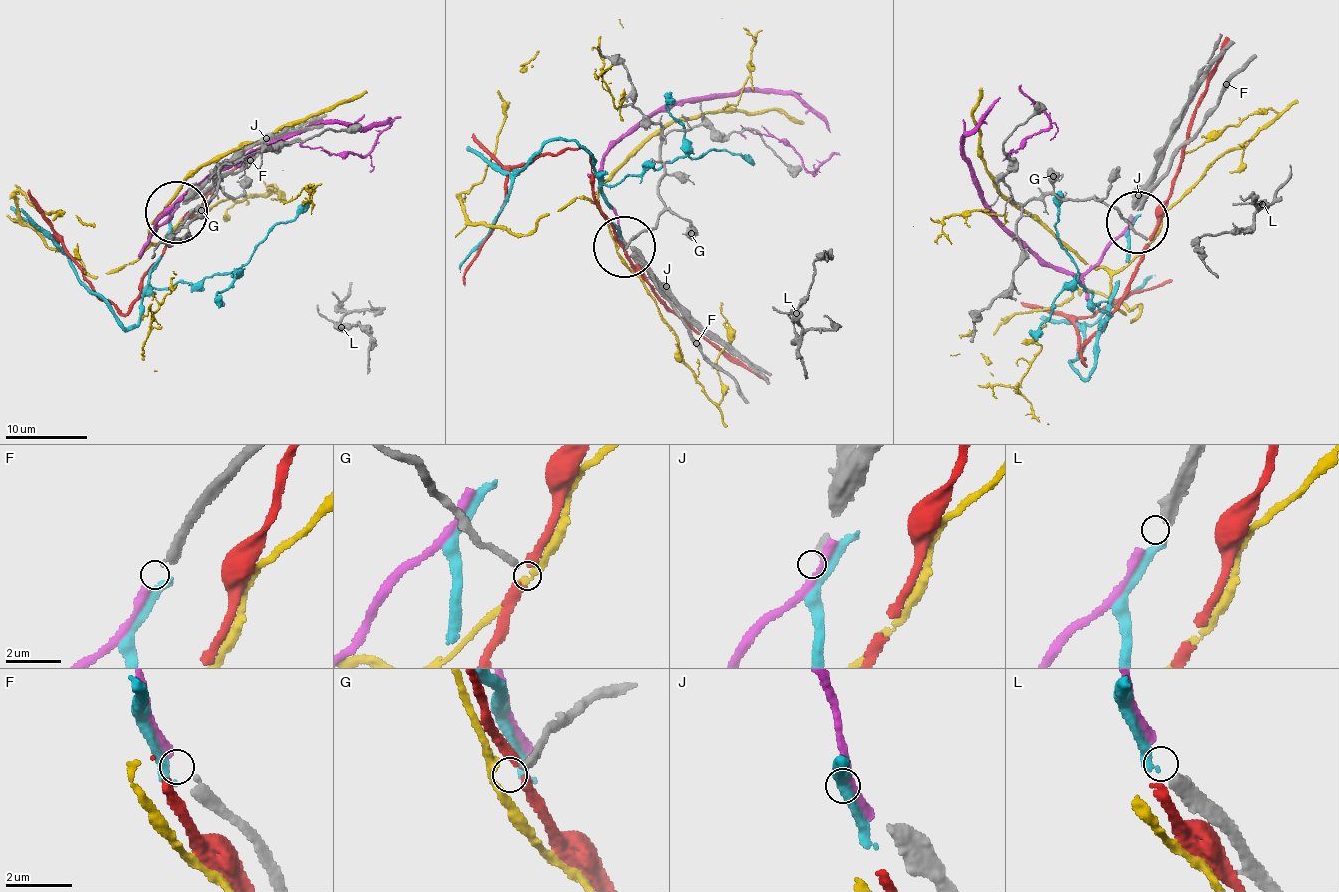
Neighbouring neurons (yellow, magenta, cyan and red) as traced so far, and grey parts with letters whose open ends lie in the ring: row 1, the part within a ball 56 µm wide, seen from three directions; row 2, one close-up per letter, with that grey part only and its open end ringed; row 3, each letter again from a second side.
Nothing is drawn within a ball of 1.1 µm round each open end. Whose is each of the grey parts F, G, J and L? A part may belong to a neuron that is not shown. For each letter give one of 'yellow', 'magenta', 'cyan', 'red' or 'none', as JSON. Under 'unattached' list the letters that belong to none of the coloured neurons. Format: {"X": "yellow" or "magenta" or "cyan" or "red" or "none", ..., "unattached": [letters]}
{"F": "magenta", "G": "yellow", "J": "none", "L": "cyan", "unattached": ["J"]}

